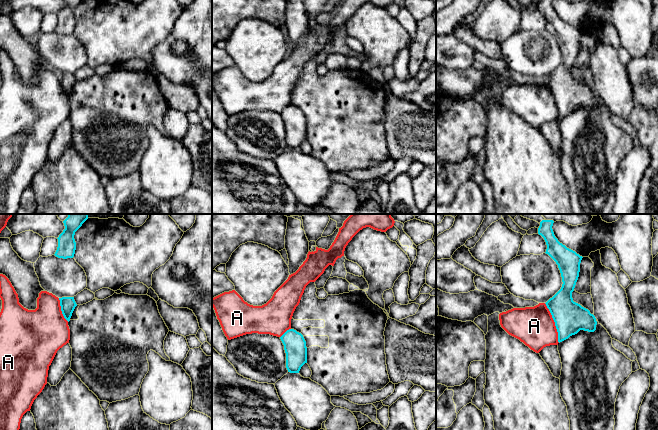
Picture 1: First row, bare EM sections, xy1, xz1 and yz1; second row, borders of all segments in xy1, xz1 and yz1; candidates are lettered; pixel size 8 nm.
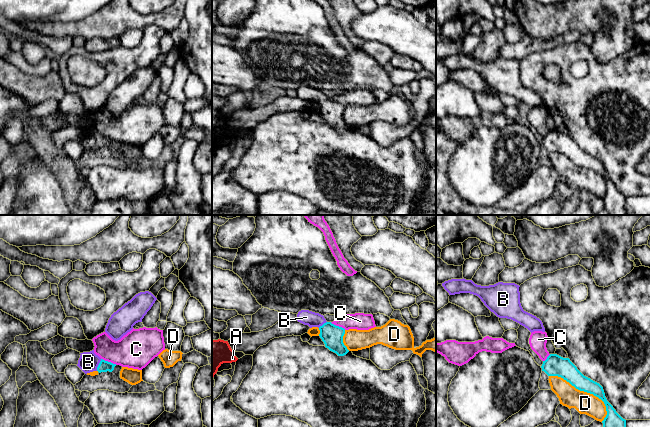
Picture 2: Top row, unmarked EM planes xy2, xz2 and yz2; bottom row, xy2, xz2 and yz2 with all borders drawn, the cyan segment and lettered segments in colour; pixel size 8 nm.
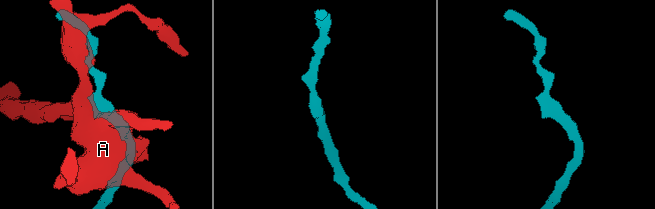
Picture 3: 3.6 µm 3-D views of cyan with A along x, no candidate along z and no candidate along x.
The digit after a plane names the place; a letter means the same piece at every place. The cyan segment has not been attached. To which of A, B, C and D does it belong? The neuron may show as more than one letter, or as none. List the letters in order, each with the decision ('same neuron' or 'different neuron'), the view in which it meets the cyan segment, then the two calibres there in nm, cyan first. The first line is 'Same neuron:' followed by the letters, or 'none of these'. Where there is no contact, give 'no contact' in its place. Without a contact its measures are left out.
Same neuron: B
A: different neuron; contact in yz1; calibres 260 and 320 nm
B: same neuron; contact in xy2; calibres 90 and 160 nm
C: different neuron; contact in xy2; calibres 90 and 300 nm
D: different neuron; contact in yz2; calibres 160 and 180 nm

